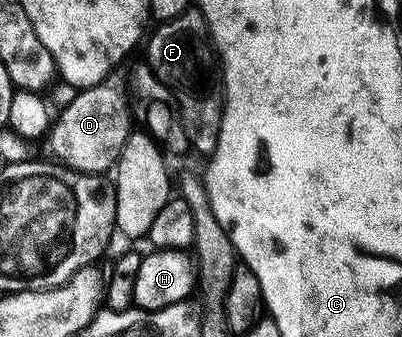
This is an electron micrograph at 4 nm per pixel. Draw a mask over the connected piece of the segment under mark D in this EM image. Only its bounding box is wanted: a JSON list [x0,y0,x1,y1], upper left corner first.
[46,84,134,175]

